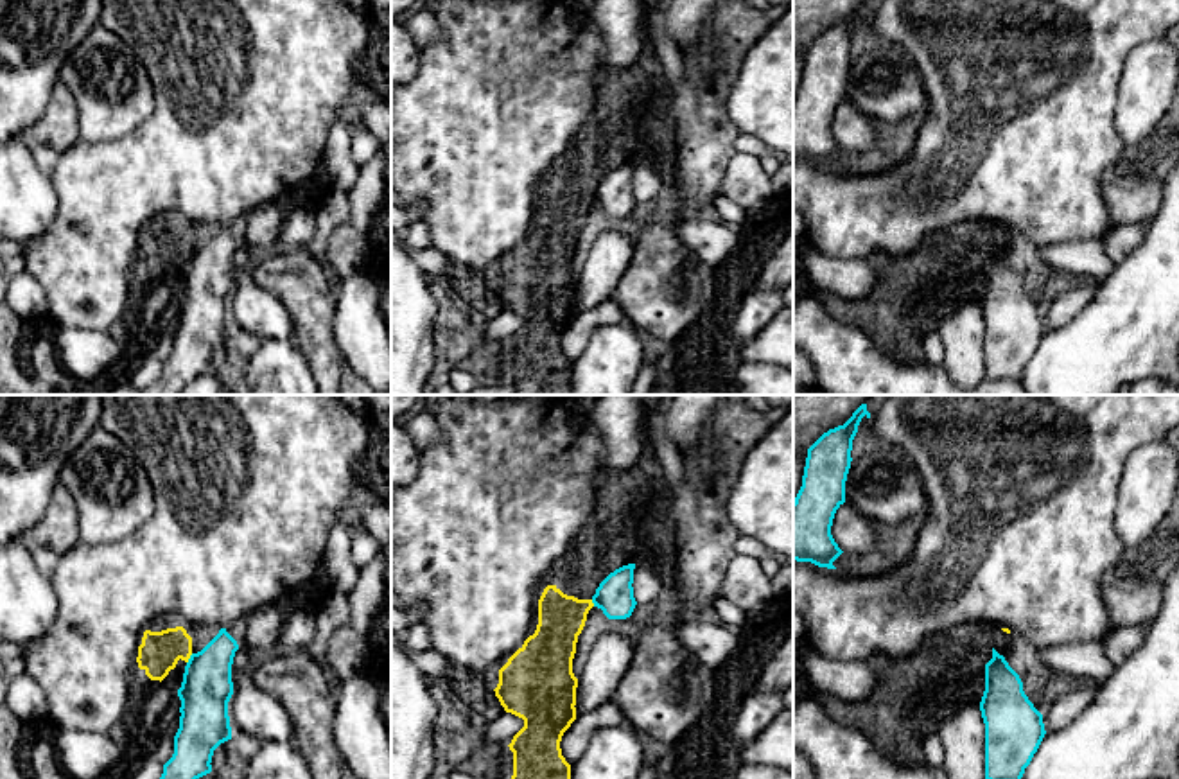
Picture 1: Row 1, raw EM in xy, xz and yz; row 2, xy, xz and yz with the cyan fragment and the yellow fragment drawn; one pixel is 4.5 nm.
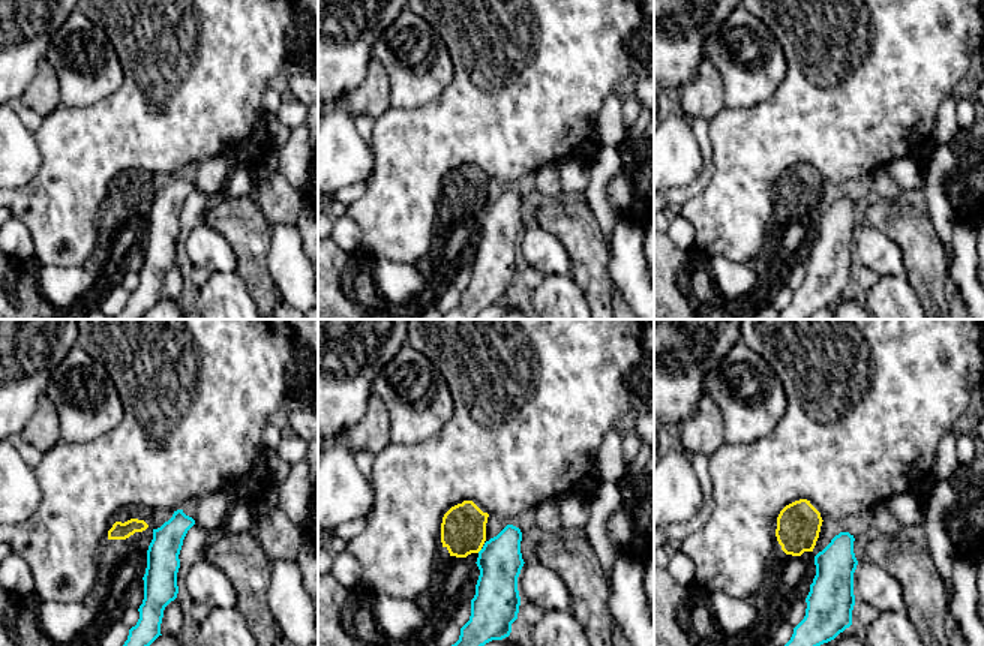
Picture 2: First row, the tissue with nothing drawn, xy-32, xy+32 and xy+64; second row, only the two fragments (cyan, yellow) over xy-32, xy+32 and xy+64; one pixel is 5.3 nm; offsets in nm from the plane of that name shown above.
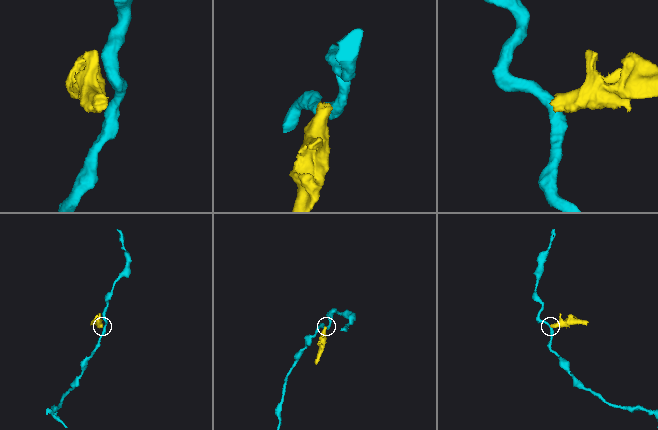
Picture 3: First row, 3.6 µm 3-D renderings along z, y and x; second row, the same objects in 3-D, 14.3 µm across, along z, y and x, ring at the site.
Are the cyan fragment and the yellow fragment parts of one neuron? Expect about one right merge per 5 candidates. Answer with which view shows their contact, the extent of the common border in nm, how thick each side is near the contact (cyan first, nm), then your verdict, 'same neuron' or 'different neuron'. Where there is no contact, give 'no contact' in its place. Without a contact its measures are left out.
xy | 50 nm | 220/180 nm | different neuron

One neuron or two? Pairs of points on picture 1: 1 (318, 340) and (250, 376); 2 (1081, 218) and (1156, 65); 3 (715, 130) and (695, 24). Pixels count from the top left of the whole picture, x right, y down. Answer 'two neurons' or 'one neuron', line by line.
1: two neurons
2: two neurons
3: two neurons

